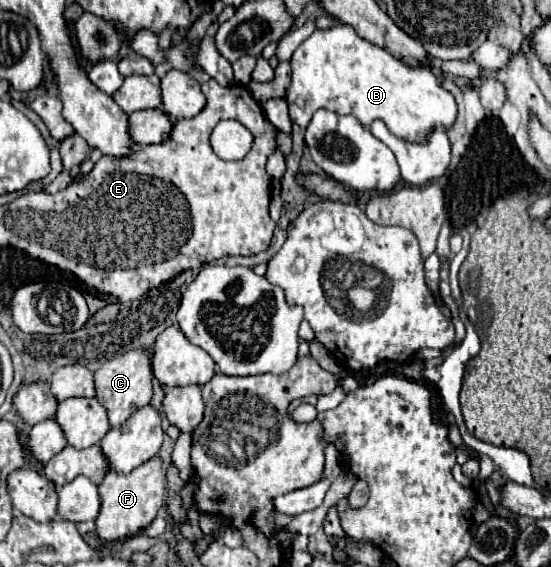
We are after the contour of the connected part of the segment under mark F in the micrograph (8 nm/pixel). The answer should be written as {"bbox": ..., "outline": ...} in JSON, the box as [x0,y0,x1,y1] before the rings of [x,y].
{"bbox":[96,455,166,543],"outline":[[[156,455],[150,461],[136,467],[134,471],[130,471],[128,475],[108,471],[104,481],[98,485],[98,491],[100,491],[100,499],[102,499],[100,515],[96,517],[98,537],[106,543],[112,543],[116,539],[136,535],[156,519],[160,507],[164,505],[166,471],[162,467],[162,459]]]}

